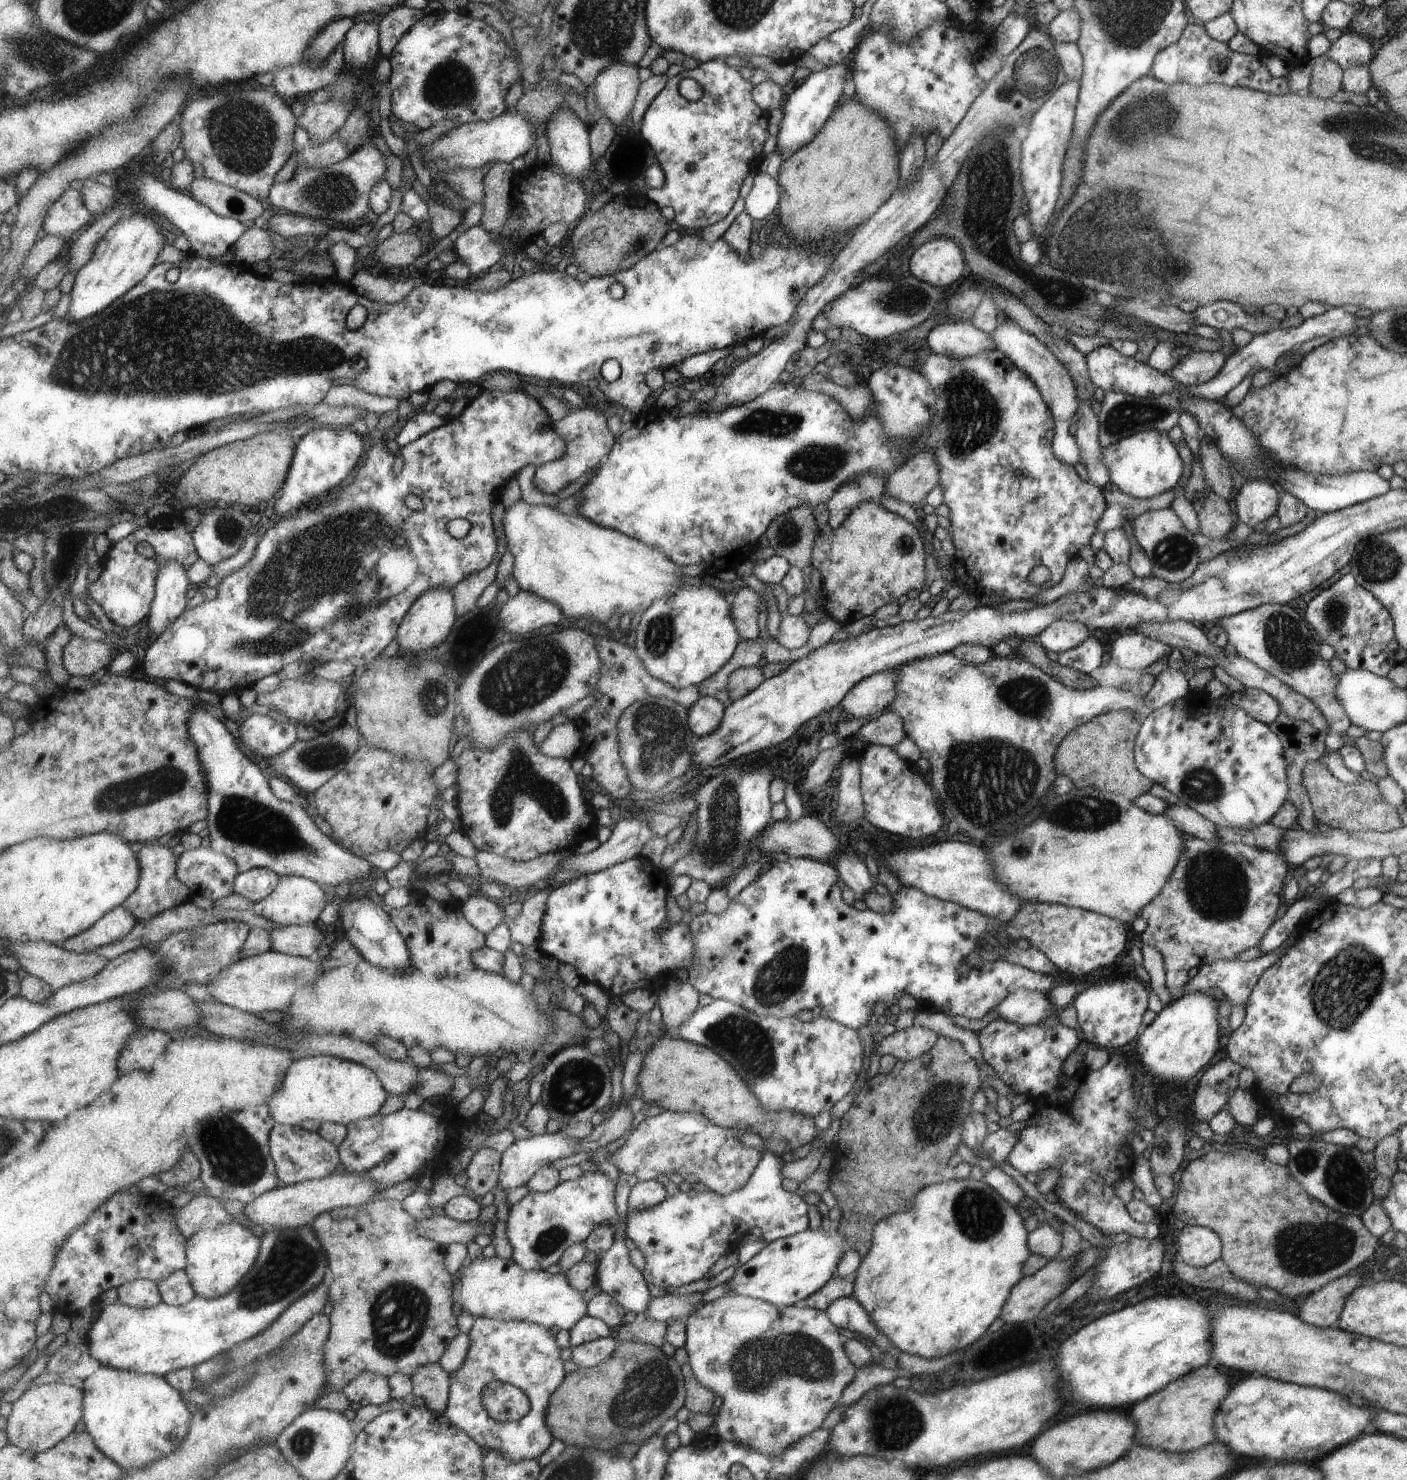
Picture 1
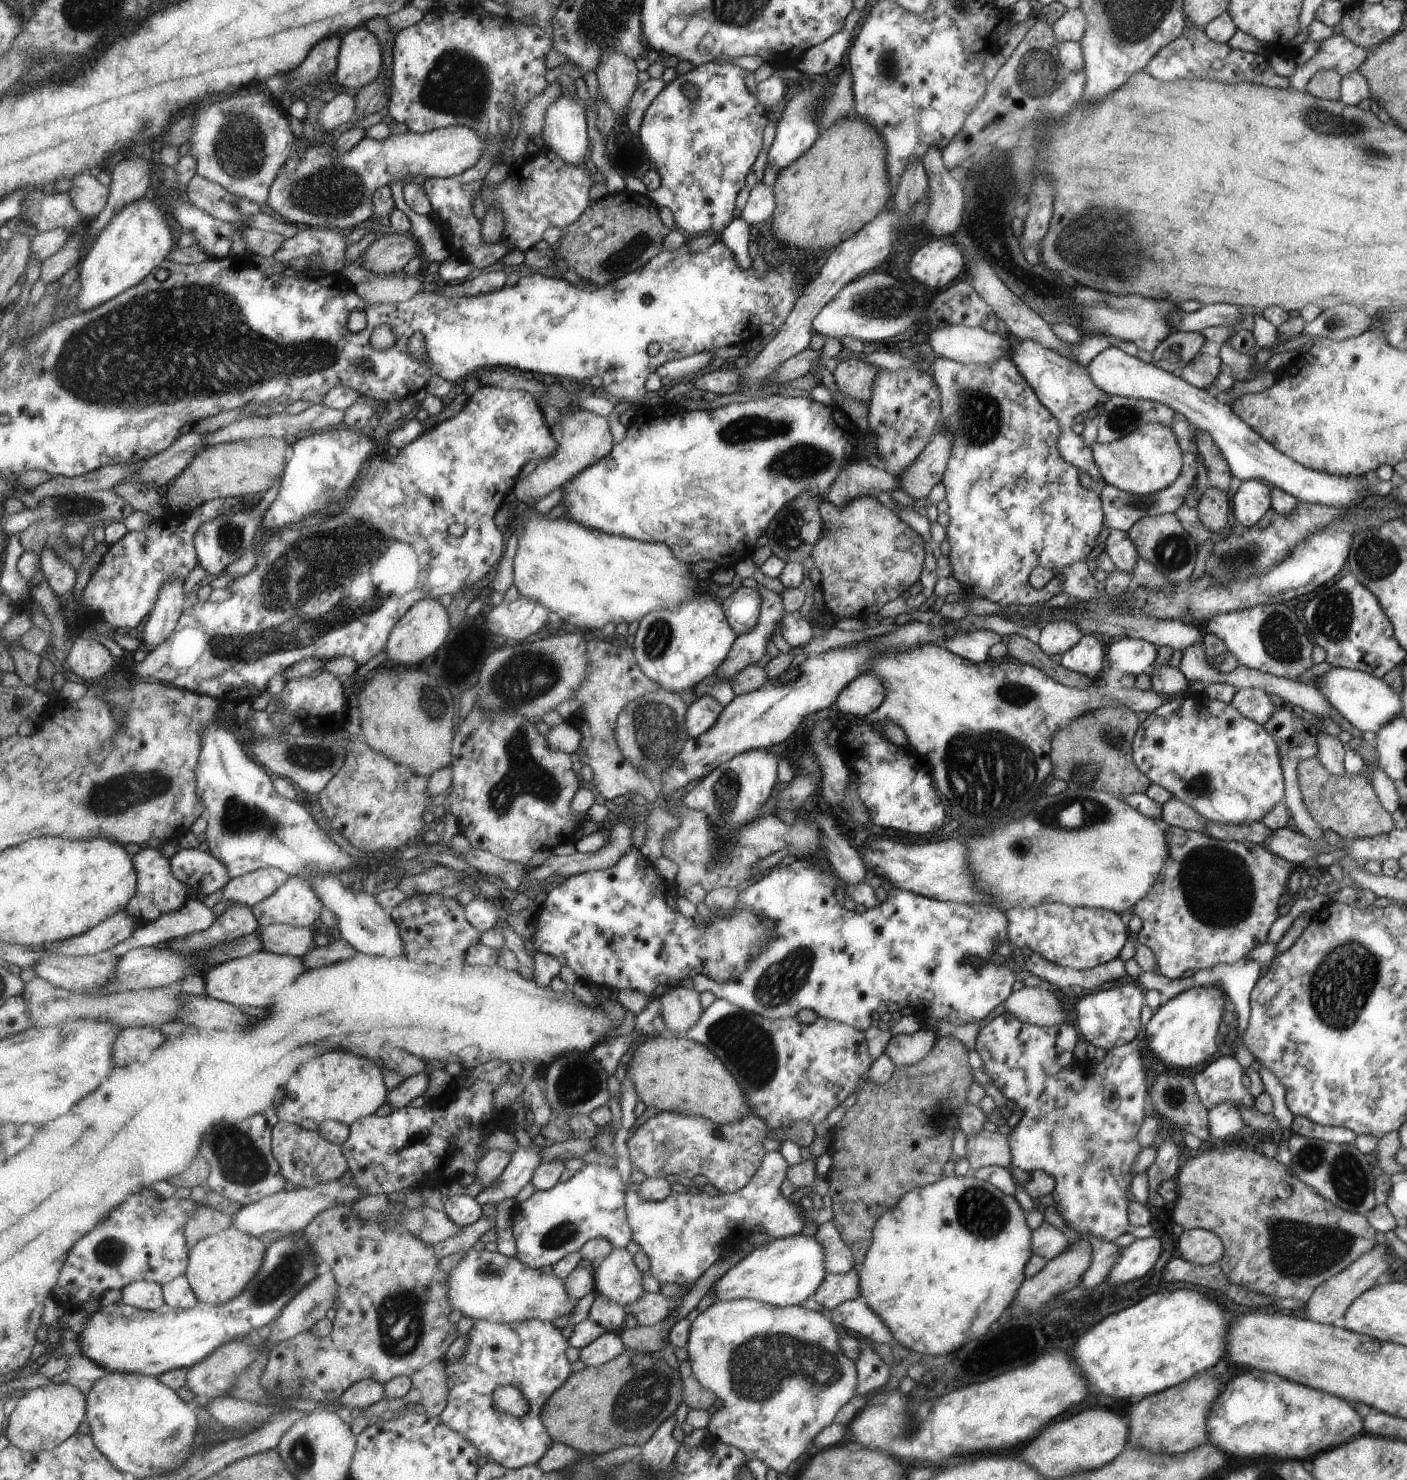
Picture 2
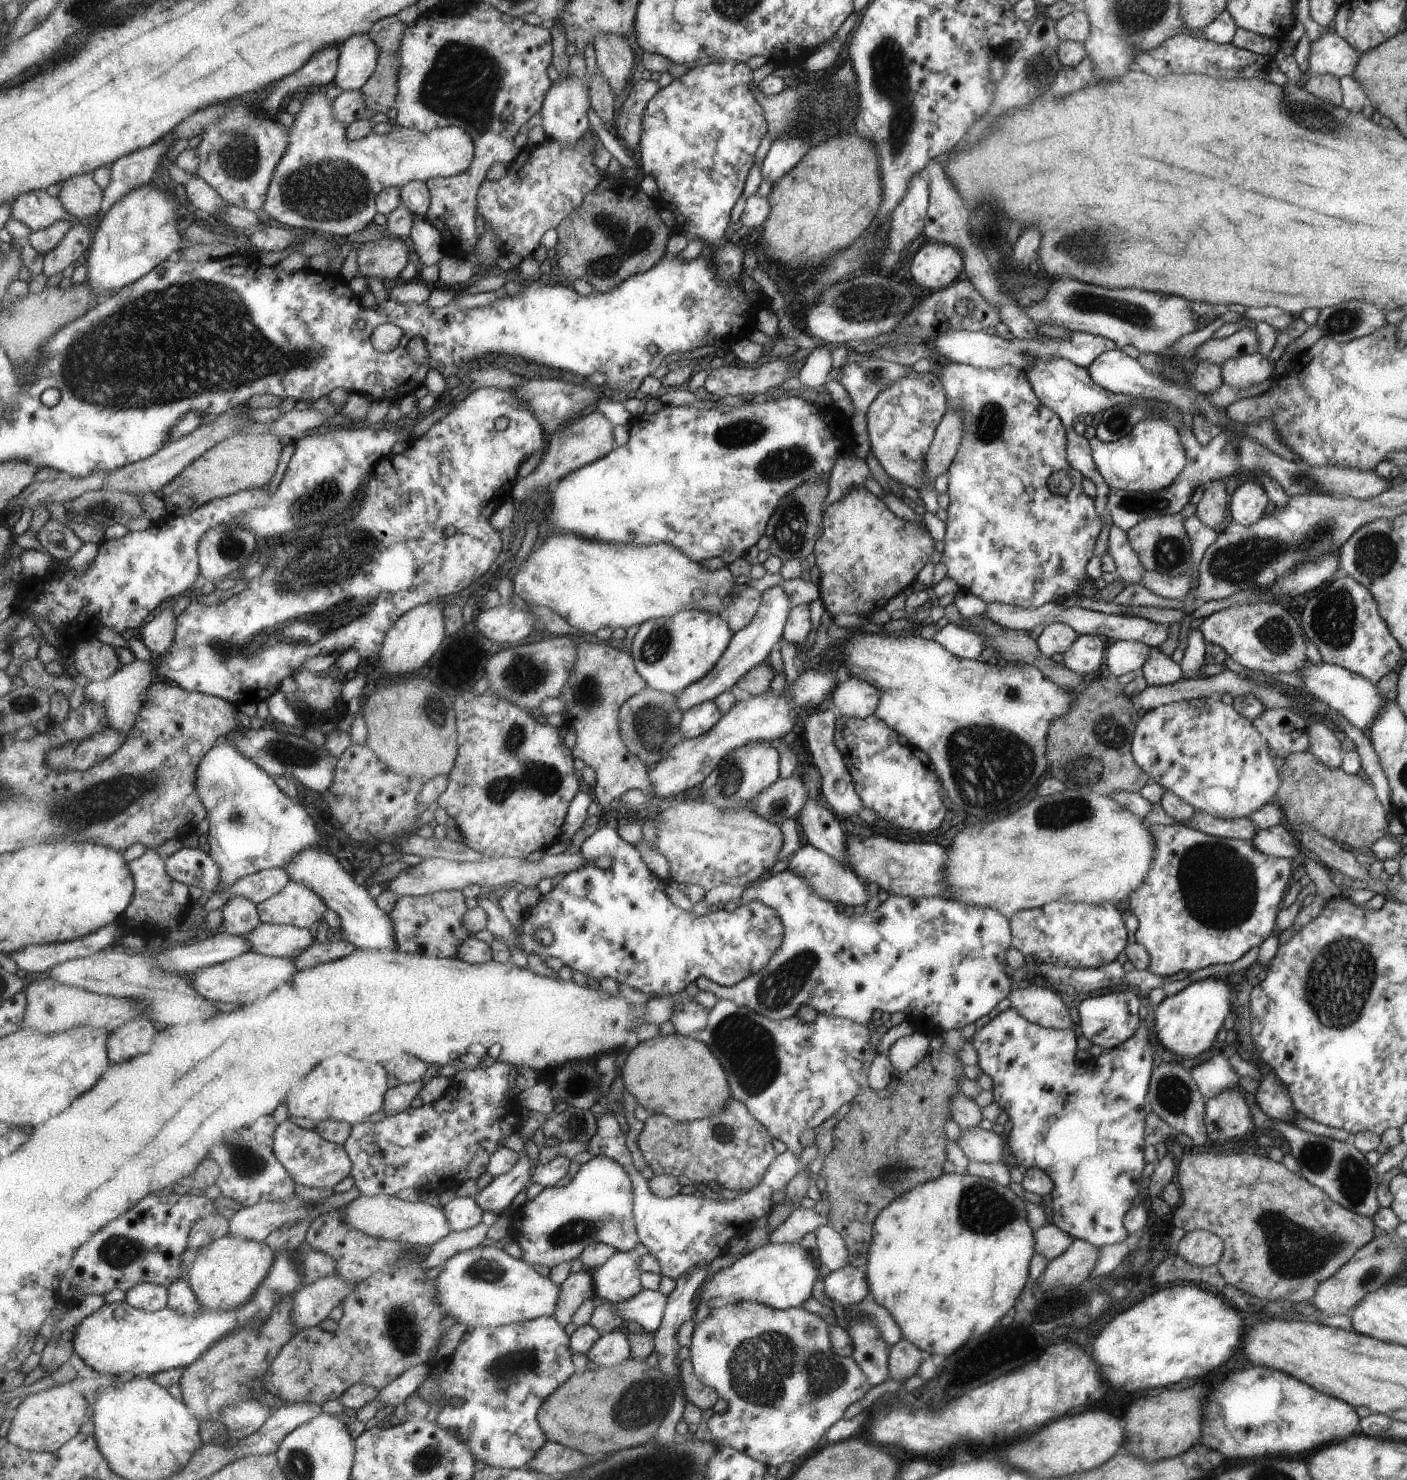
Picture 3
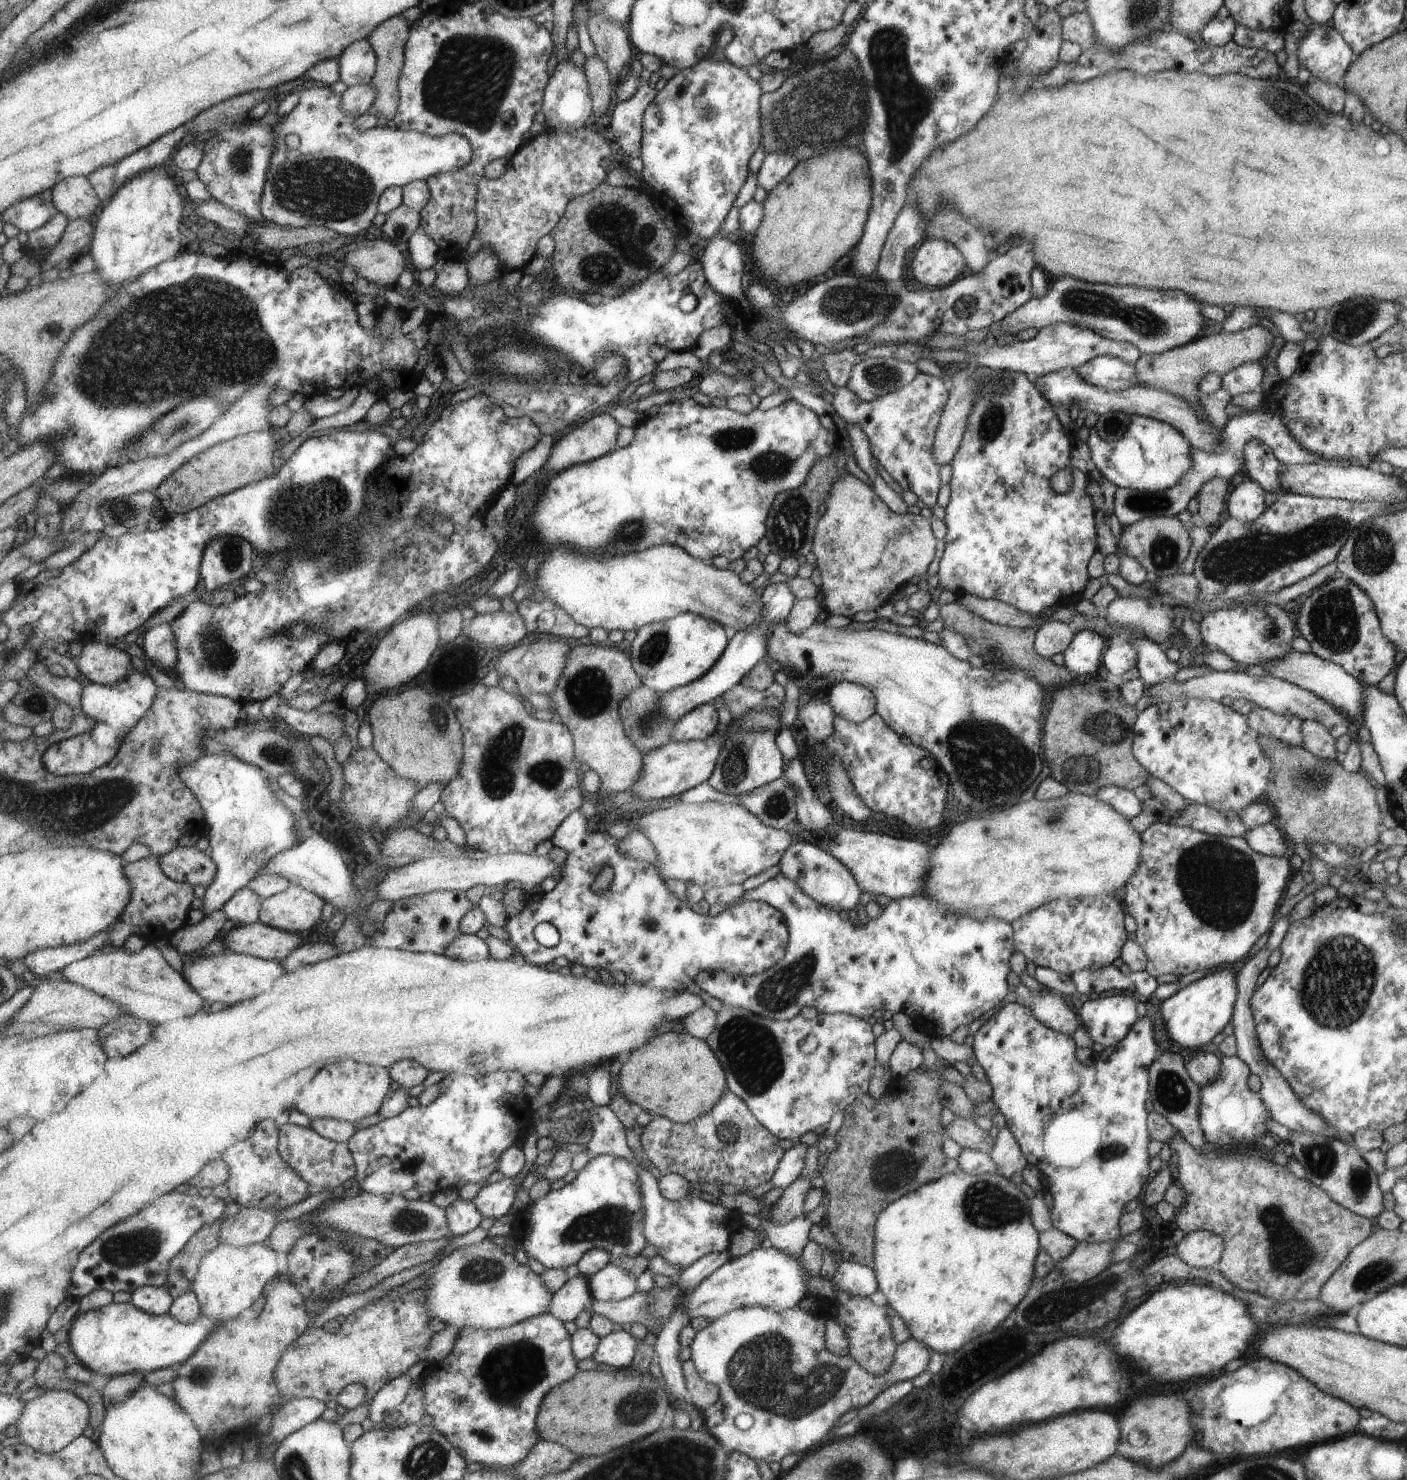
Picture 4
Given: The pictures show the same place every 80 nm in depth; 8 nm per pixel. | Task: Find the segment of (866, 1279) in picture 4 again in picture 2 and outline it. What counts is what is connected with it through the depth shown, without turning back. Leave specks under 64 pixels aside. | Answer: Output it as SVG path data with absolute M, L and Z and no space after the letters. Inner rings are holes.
M853 1266L844 1273L827 1274L810 1298L825 1311L830 1311L840 1302L853 1300L860 1294L858 1271L859 1266Z

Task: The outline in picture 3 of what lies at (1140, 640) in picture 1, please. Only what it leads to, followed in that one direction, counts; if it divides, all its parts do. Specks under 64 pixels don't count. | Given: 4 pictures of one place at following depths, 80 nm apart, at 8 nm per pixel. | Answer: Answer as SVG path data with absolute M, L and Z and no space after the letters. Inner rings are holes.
M1115 641L1105 648L1105 664L1110 672L1110 677L1127 672L1139 672L1142 662L1148 655L1148 646L1140 642Z

